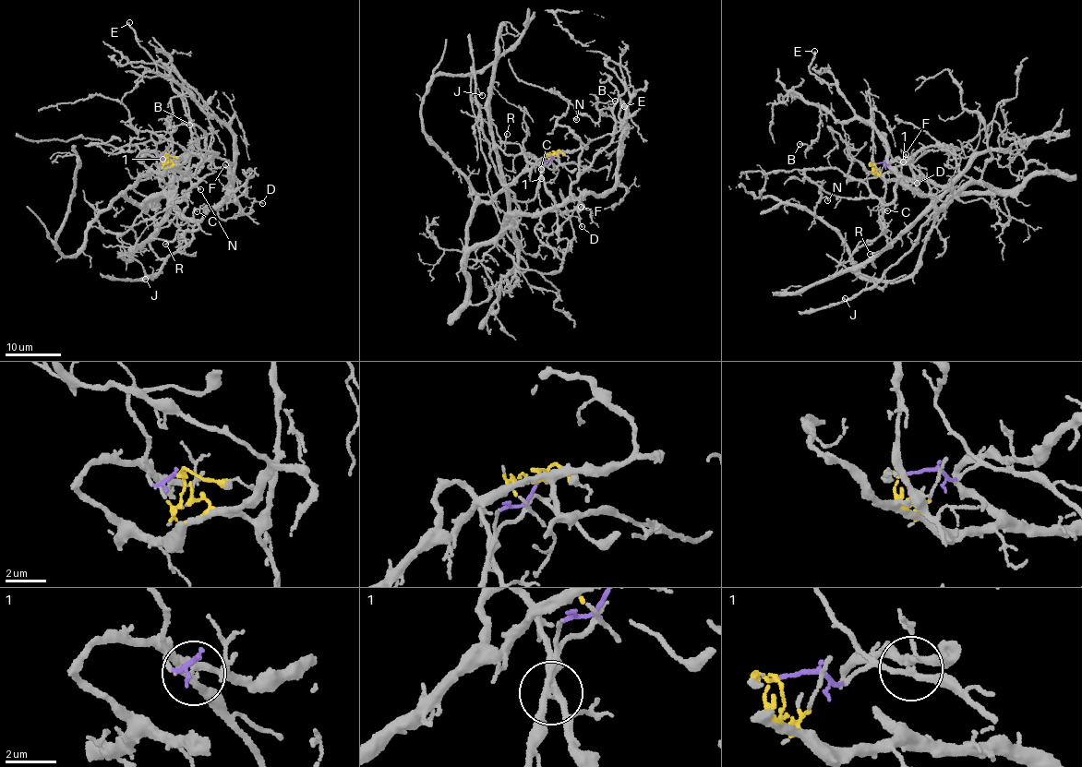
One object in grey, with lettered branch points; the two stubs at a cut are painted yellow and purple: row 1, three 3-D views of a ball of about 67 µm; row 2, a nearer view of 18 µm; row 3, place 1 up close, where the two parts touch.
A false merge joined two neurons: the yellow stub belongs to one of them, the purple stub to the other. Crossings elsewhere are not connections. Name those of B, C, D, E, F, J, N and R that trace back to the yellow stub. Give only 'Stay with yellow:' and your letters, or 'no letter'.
Stay with yellow: B, D, E, F, J, N

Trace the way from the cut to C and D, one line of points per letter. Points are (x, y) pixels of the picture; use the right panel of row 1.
C: (875, 163), (912, 163), (929, 185), (931, 203), (887, 246), (878, 213), (883, 209), (887, 210)
D: (873, 163), (885, 179), (998, 190), (973, 182), (940, 209), (928, 197), (895, 186), (901, 176), (917, 183)

